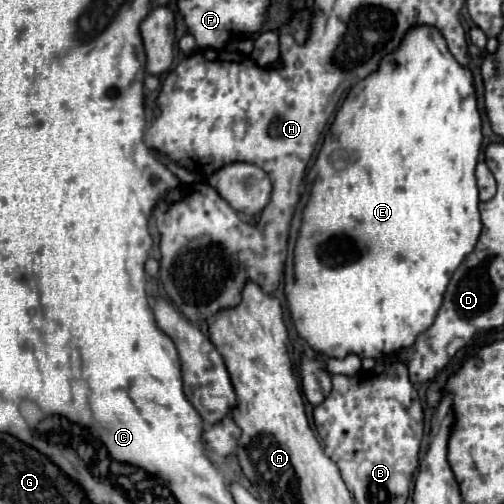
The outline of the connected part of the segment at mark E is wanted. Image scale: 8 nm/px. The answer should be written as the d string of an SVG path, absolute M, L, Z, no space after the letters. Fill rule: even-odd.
M416 25L410 31L406 31L400 45L384 55L380 59L380 65L374 73L358 81L350 93L346 95L342 107L338 109L334 123L330 127L332 133L338 133L338 141L326 141L322 145L320 155L320 181L312 181L310 199L304 207L302 217L302 229L294 247L294 283L286 285L286 299L290 305L290 315L294 319L294 327L298 335L318 353L326 357L346 357L348 353L354 353L358 357L384 357L392 355L398 349L414 345L416 337L426 331L434 317L436 309L440 309L440 301L444 295L444 289L452 277L452 273L458 269L460 261L474 249L478 235L482 231L480 213L478 213L478 187L476 187L476 163L482 147L482 117L476 103L476 89L472 81L472 71L464 65L460 65L454 55L448 51L444 35L430 25ZM338 153L348 153L348 165L342 169L334 167L338 161Z

